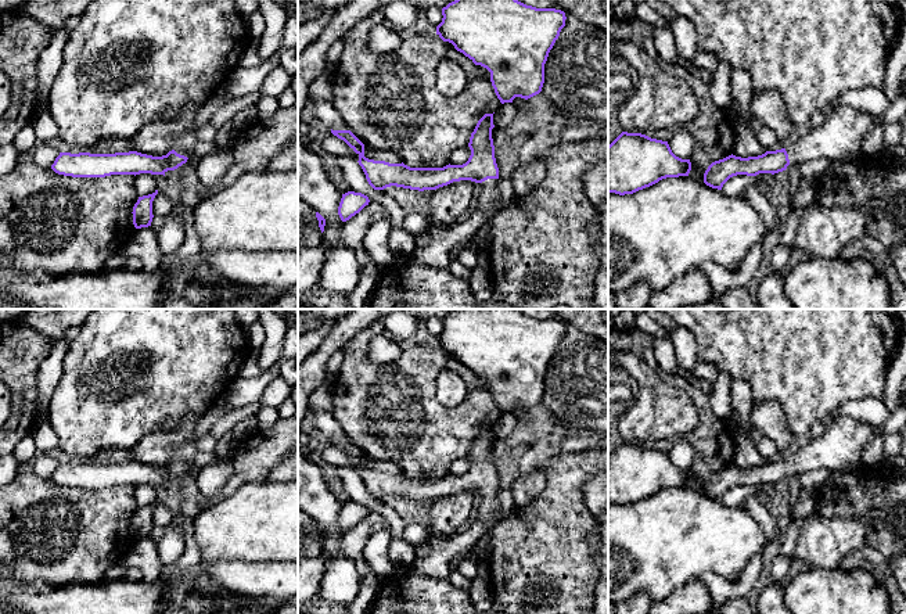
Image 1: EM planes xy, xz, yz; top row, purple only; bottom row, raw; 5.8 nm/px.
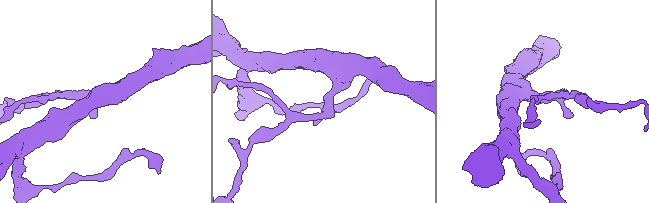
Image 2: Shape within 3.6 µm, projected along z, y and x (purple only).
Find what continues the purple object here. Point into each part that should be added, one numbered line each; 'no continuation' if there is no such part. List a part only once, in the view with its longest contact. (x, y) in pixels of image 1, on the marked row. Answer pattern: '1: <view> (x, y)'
1: xz (488, 197)

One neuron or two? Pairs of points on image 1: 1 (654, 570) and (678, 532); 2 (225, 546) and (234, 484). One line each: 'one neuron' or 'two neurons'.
1: one neuron
2: two neurons

